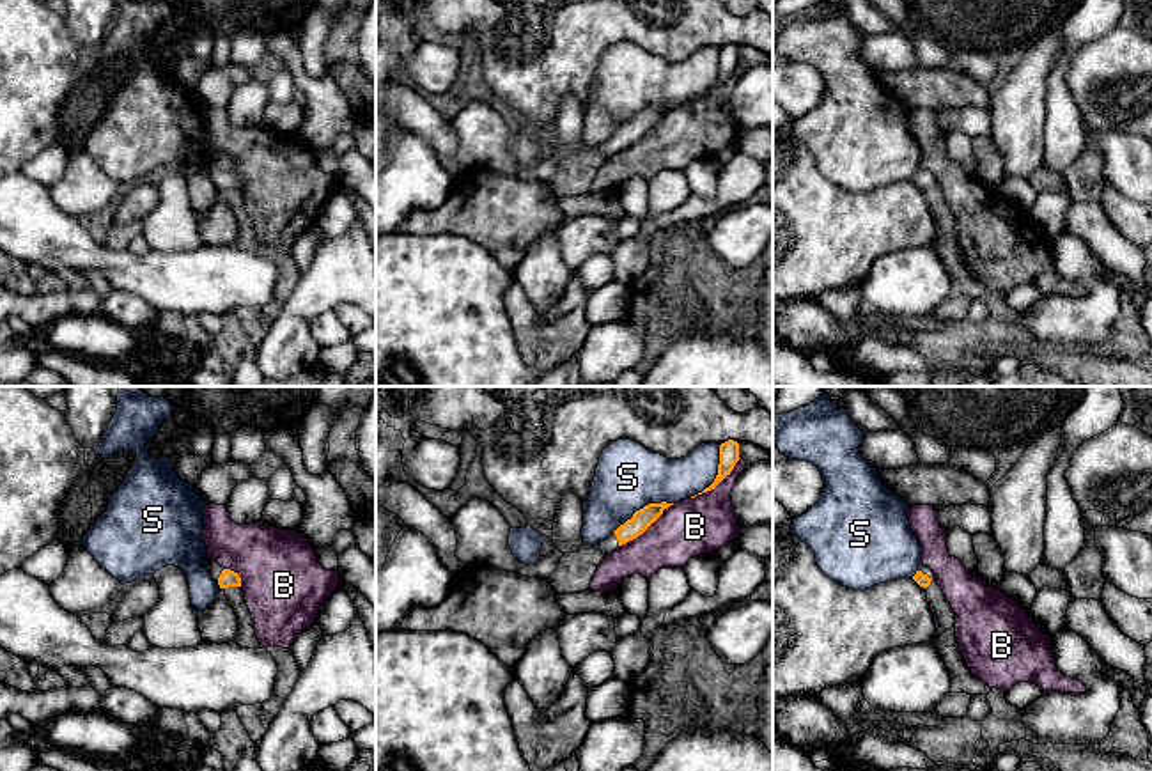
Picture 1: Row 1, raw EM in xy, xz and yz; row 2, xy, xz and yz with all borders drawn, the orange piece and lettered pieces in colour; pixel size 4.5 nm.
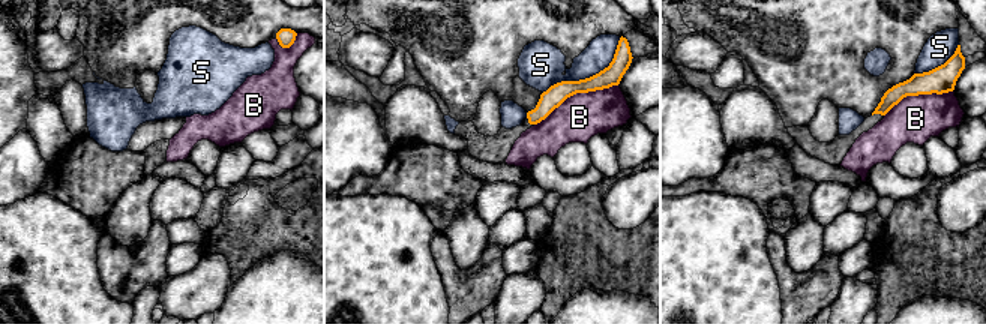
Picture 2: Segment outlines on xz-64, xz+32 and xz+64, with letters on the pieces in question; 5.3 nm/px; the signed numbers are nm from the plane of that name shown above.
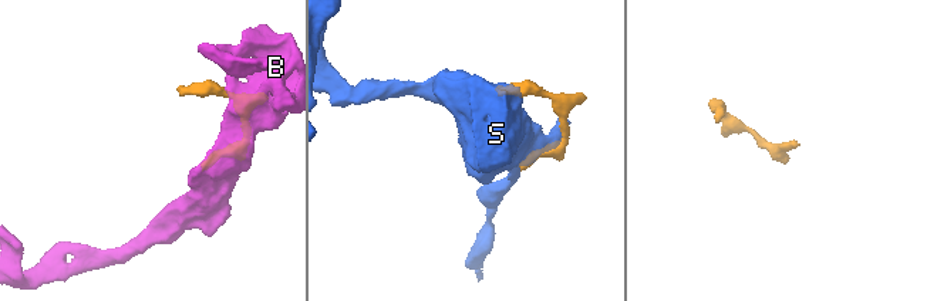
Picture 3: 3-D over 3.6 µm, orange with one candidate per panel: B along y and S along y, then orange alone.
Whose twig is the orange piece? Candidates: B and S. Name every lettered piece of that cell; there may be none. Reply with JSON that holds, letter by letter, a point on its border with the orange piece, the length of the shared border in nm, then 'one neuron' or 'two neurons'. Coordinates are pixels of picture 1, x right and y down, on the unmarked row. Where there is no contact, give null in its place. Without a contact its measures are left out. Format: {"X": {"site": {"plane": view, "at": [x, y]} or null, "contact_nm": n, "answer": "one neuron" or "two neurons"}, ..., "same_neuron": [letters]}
{"B": {"site": {"plane": "xz", "at": [646, 132]}, "contact_nm": 320, "answer": "two neurons"}, "S": {"site": {"plane": "xz", "at": [644, 110]}, "contact_nm": 320, "answer": "two neurons"}, "same_neuron": []}

